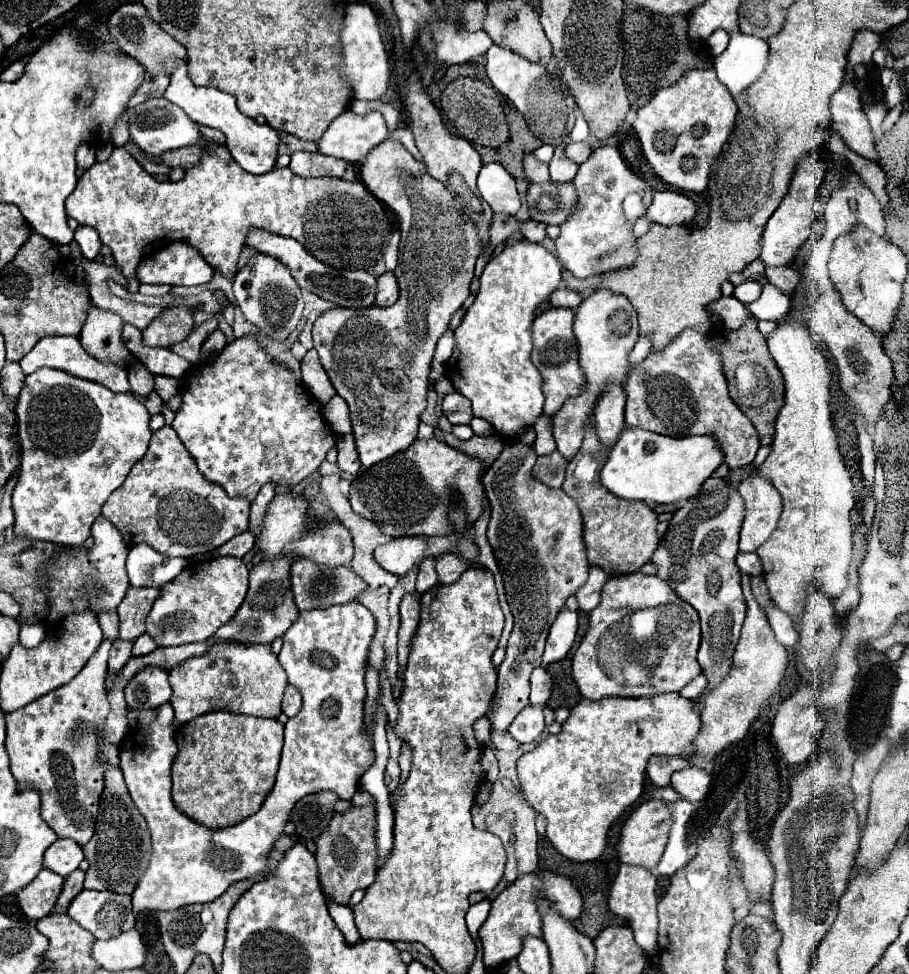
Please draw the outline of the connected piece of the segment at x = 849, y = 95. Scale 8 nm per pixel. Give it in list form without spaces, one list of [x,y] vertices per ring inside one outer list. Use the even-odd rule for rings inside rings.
[[[843,80],[841,88],[831,96],[831,116],[831,128],[843,138],[849,150],[863,158],[877,160],[869,120],[863,112],[859,90],[853,80]]]

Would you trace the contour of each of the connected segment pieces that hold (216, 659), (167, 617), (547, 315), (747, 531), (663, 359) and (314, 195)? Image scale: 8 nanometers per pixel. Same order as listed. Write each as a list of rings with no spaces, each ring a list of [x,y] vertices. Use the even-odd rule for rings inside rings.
[[[217,642],[217,646],[209,648],[209,654],[187,658],[169,672],[169,684],[173,688],[171,706],[175,710],[173,726],[181,726],[215,710],[277,718],[281,714],[281,700],[287,684],[285,676],[271,644],[245,646],[241,642]]]
[[[217,556],[205,564],[185,568],[173,582],[159,588],[159,598],[147,614],[147,634],[157,646],[179,646],[187,642],[209,640],[227,624],[247,594],[249,570],[241,558]]]
[[[551,308],[539,314],[533,322],[533,352],[531,360],[543,376],[543,394],[547,416],[553,416],[569,396],[579,394],[579,386],[583,384],[583,372],[577,360],[577,340],[573,336],[573,312],[567,308]]]
[[[753,474],[739,484],[739,492],[745,500],[745,520],[741,526],[741,552],[753,552],[759,548],[775,528],[783,510],[779,492],[761,476]]]
[[[683,330],[665,350],[651,352],[641,366],[633,368],[627,384],[625,424],[639,426],[663,436],[711,436],[725,454],[729,468],[751,464],[759,450],[759,436],[751,420],[729,398],[721,366],[721,352],[709,334]]]
[[[205,142],[205,146],[207,154],[203,156],[203,162],[191,168],[179,182],[159,182],[151,178],[151,174],[147,174],[125,148],[115,148],[105,162],[95,162],[89,170],[83,172],[83,176],[77,180],[73,194],[67,198],[67,216],[75,218],[79,224],[93,226],[99,232],[101,242],[111,248],[117,268],[123,276],[127,276],[129,292],[137,292],[139,288],[135,268],[141,258],[147,258],[149,254],[165,248],[175,240],[191,240],[191,244],[201,250],[203,258],[213,268],[219,268],[223,276],[235,274],[237,258],[241,248],[245,246],[245,234],[249,228],[263,228],[287,238],[295,238],[317,260],[333,268],[367,270],[383,258],[393,228],[381,202],[363,186],[363,182],[347,182],[343,178],[299,178],[289,168],[271,170],[269,174],[255,176],[245,172],[231,158],[225,146],[217,146],[211,142]]]

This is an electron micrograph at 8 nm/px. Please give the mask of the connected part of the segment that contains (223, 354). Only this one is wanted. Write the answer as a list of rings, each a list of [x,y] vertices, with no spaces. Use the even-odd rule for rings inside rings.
[[[255,334],[235,338],[221,352],[187,370],[181,384],[181,406],[171,426],[209,482],[219,484],[231,498],[243,496],[249,502],[269,482],[273,486],[297,486],[315,474],[325,462],[327,452],[335,448],[335,434],[325,426],[321,404],[305,390],[293,370],[267,354]]]

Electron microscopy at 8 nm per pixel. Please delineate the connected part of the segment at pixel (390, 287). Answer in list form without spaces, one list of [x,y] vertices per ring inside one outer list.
[[[385,272],[377,278],[375,306],[393,306],[399,300],[399,284],[393,272]]]

